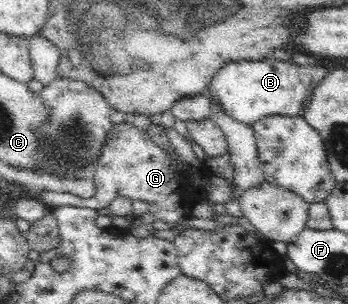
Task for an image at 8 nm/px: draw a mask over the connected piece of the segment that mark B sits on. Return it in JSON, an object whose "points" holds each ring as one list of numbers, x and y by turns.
{"points":[[273,56,256,61,232,61,220,66,210,78,207,96,222,113,237,123,250,125,264,117,302,117,312,96,312,89,327,73,322,65,306,66,294,61,280,61]]}

